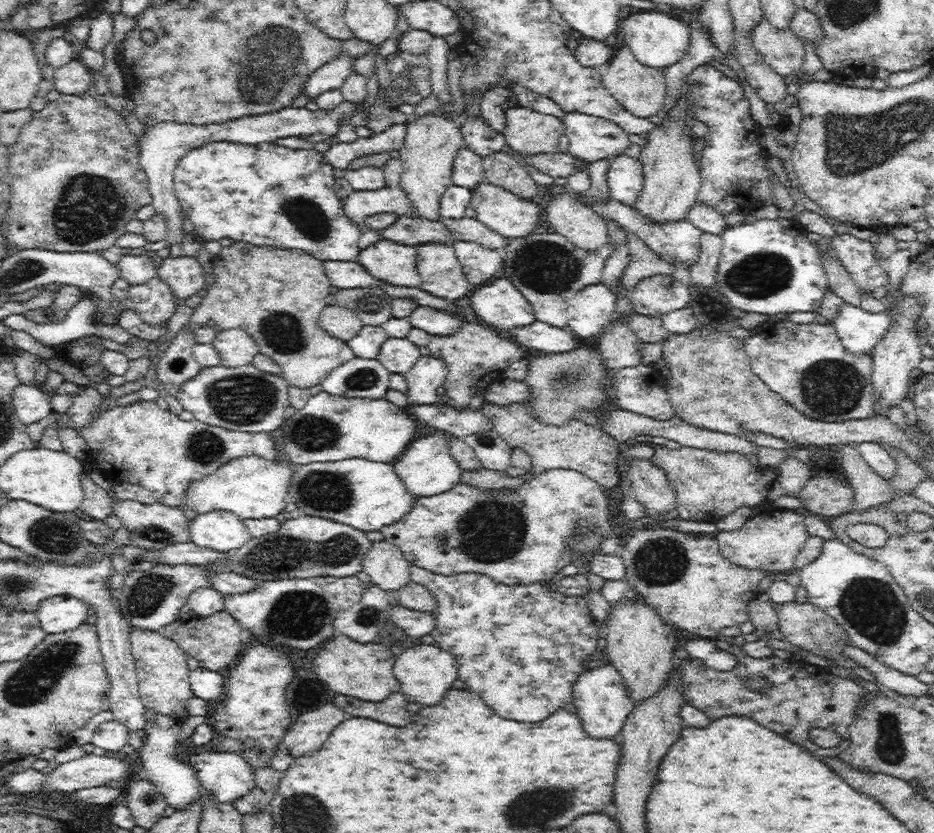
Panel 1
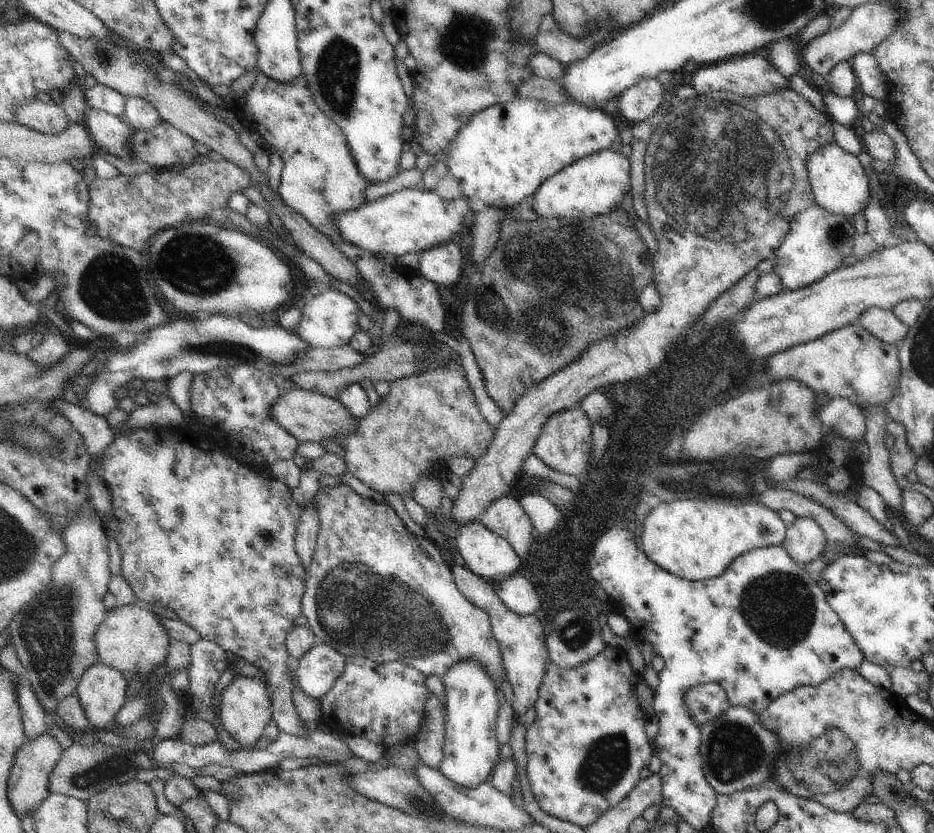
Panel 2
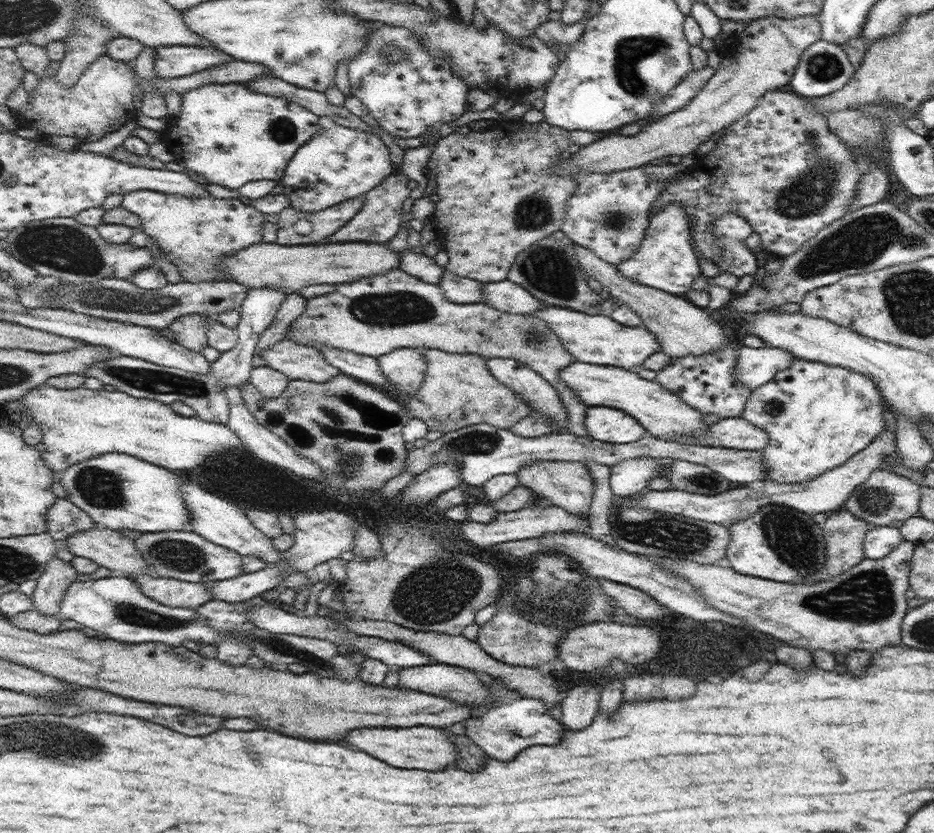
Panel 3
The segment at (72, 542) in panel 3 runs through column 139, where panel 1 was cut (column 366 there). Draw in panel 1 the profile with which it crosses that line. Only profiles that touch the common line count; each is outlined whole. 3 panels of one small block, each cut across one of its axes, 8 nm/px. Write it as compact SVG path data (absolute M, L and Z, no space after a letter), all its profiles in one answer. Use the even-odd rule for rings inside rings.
M388 540L370 542L370 548L362 558L362 570L372 578L372 584L378 584L386 592L398 592L412 580L410 566L412 564L402 554L400 546Z

